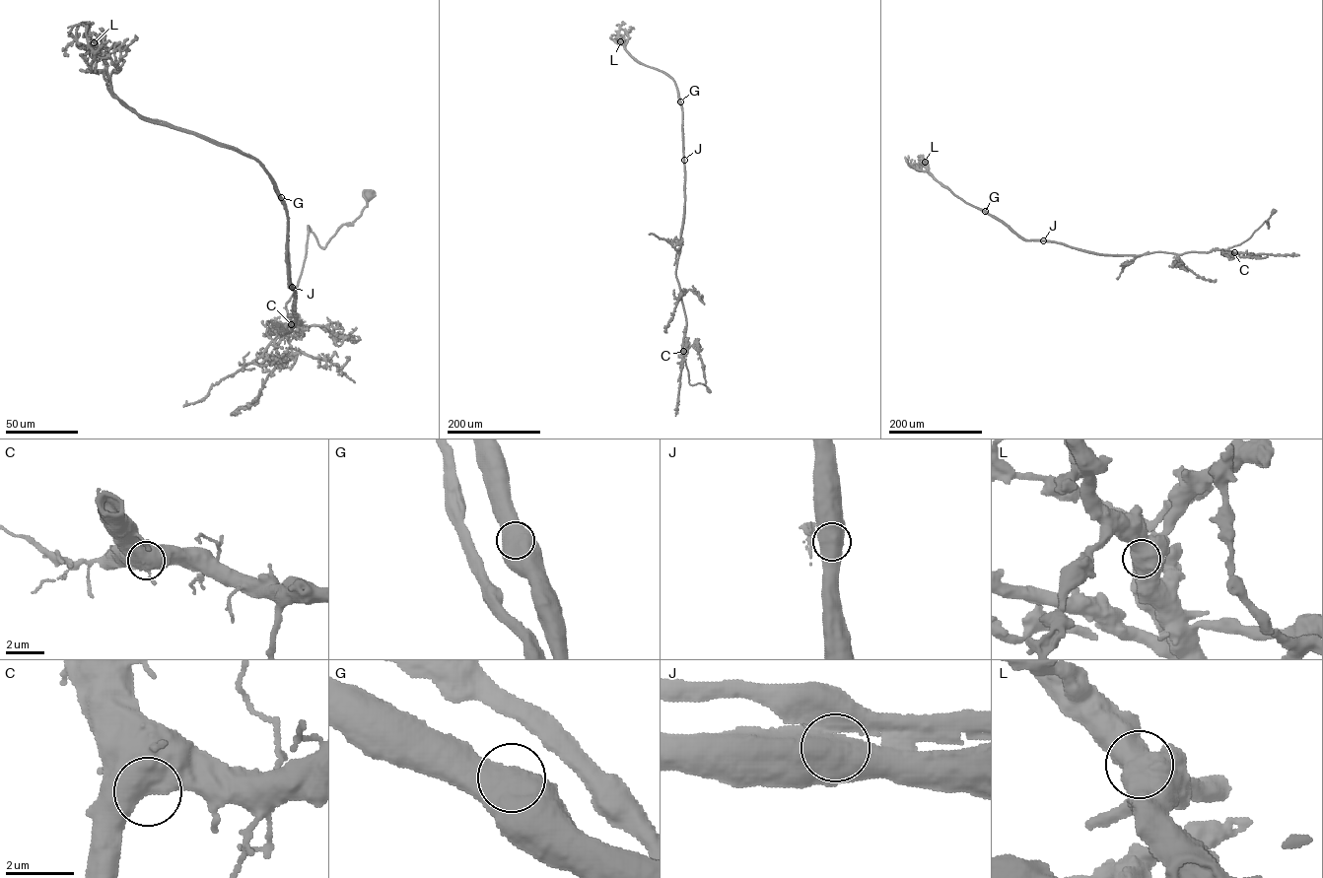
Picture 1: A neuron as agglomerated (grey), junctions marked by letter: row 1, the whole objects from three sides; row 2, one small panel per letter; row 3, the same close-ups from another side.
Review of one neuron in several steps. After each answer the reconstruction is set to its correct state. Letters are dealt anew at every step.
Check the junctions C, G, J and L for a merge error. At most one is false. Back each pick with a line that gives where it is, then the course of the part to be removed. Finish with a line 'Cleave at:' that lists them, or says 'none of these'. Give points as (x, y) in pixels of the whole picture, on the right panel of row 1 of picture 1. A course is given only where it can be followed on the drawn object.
J: Place: (1043, 240). Course of the part to remove: (1043, 240), (1024, 239), (1002, 221), (958, 197), (929, 174), (923, 155)
Cleave at: J

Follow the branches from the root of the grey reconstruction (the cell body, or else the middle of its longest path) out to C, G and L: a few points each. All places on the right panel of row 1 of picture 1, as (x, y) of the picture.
C: (1274, 211), (1267, 221), (1268, 228), (1265, 221), (1247, 239), (1227, 249), (1234, 252)
G: (1274, 211), (1267, 221), (1268, 228), (1265, 221), (1247, 239), (1226, 249), (1120, 255), (1025, 239), (985, 211)
L: (1274, 211), (1268, 228), (1265, 221), (1247, 239), (1226, 249), (1097, 254), (1024, 239), (942, 186), (925, 162)

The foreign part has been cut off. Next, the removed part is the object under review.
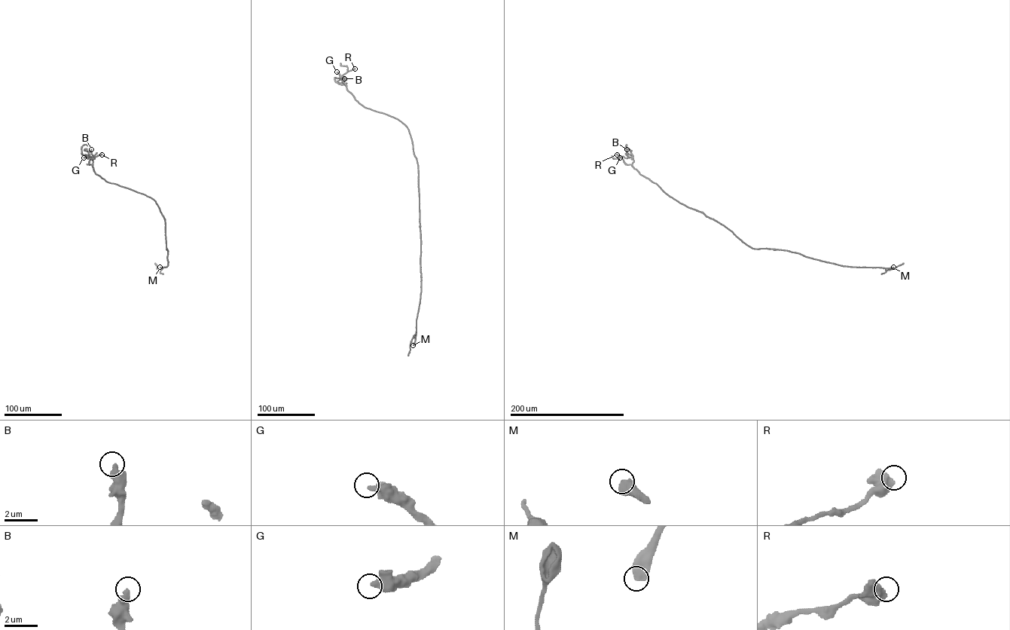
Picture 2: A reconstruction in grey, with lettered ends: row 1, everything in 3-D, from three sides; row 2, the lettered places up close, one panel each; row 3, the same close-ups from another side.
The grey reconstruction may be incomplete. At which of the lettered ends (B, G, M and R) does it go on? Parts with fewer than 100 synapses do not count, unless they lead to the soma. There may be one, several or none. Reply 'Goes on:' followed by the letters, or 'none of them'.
Goes on: M

